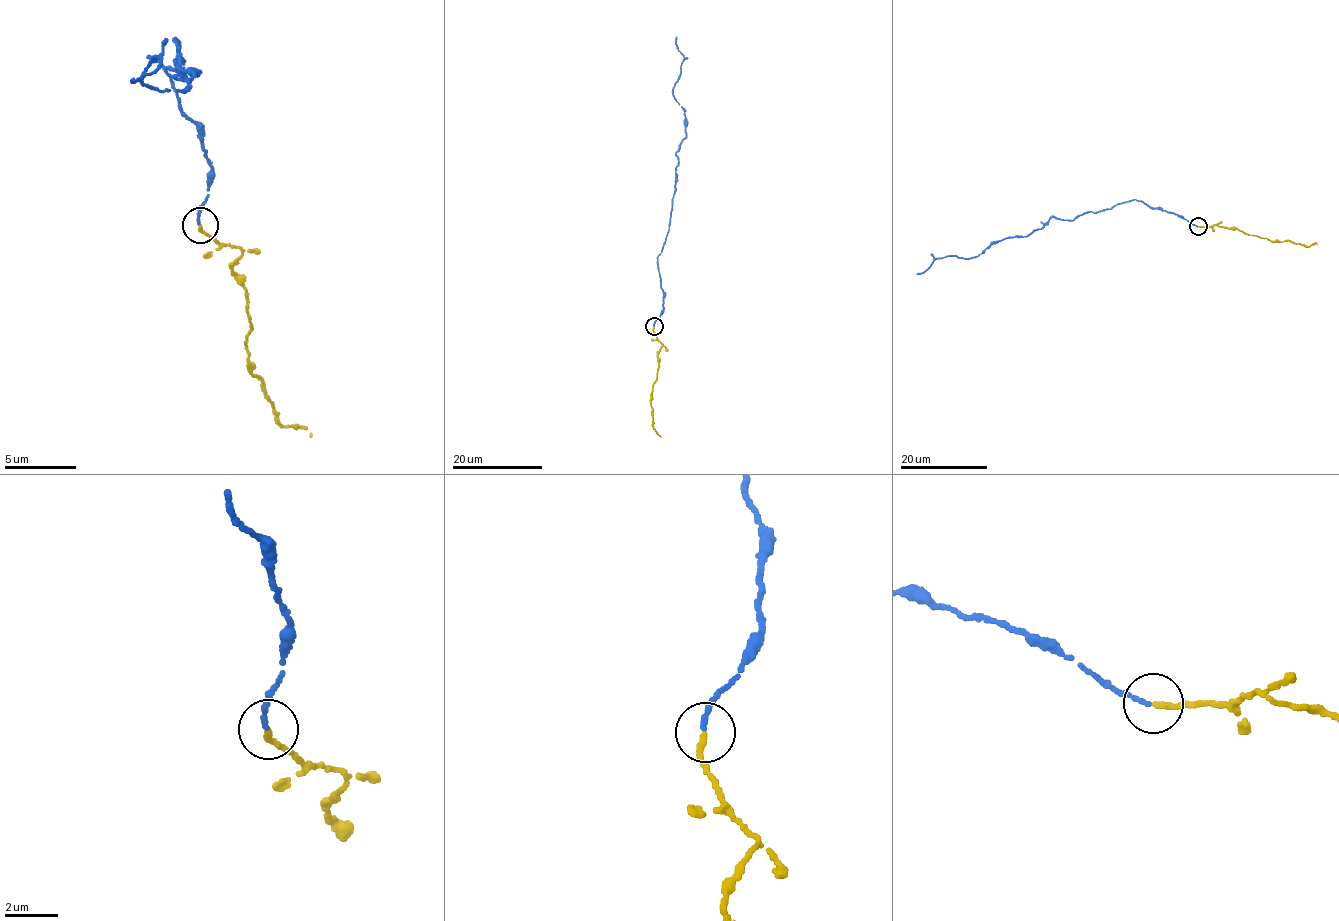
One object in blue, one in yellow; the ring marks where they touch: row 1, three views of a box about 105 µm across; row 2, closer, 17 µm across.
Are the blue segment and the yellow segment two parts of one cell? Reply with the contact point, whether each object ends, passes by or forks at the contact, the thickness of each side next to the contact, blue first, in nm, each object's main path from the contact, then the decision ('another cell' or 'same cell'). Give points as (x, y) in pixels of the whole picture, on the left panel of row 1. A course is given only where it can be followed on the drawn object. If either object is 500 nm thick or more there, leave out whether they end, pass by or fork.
(200, 225) | blue ends | yellow ends | 170/240 nm | blue via (201, 225), (199, 128), (148, 56), (200, 72), (132, 81) | yellow via (201, 226), (241, 251), (233, 268), (253, 327), (246, 366), (282, 425), (312, 436) | another cell

